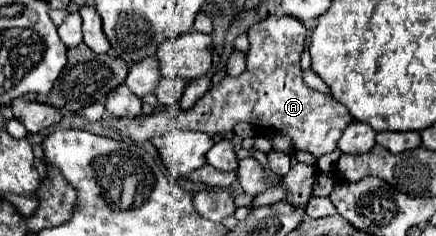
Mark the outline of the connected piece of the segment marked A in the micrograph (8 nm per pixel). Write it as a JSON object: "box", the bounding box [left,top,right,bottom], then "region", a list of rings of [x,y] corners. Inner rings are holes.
{"box":[110,16,354,156],"region":[[[270,16],[258,24],[254,24],[248,30],[248,40],[250,40],[250,50],[248,50],[248,68],[236,76],[236,78],[222,78],[216,86],[212,86],[208,90],[210,96],[202,96],[194,110],[178,110],[172,112],[172,108],[164,108],[162,112],[154,112],[152,116],[140,116],[140,118],[120,118],[114,120],[110,118],[110,126],[118,128],[122,134],[130,136],[136,142],[146,142],[152,140],[154,136],[162,136],[174,128],[182,128],[182,130],[198,130],[198,132],[206,132],[210,136],[214,134],[226,134],[232,130],[232,126],[236,122],[248,122],[254,130],[258,132],[280,132],[284,136],[288,136],[294,144],[296,150],[306,150],[314,156],[322,156],[328,154],[332,150],[336,150],[336,142],[342,136],[342,130],[346,130],[346,126],[350,126],[350,122],[354,122],[352,114],[346,110],[346,106],[342,106],[338,100],[332,98],[332,94],[322,94],[316,92],[312,88],[308,88],[302,82],[302,70],[300,70],[300,52],[304,50],[304,40],[306,40],[306,26],[292,18],[292,16]]]}

